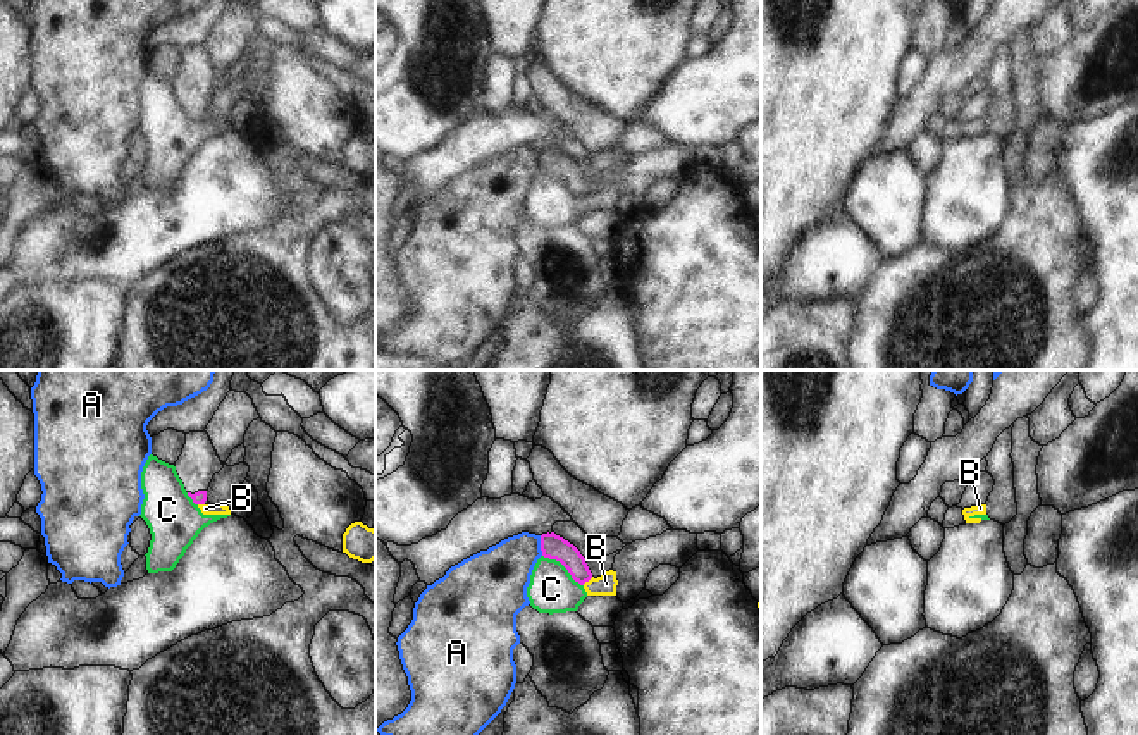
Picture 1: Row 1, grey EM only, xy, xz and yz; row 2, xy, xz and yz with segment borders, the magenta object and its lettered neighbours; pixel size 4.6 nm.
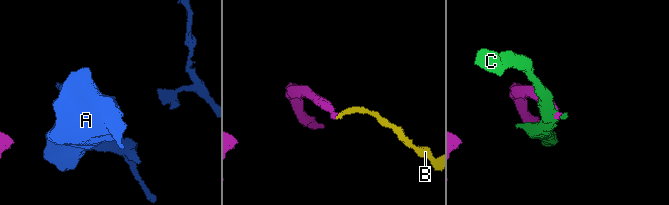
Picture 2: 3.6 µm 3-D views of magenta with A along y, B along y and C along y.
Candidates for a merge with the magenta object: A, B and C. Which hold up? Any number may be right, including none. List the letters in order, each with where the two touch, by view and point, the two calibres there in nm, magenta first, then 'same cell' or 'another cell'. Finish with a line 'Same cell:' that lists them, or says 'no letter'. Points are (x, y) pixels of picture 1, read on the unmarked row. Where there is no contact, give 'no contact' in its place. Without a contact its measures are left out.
A: contact xz (541, 160); calibres 120 and 280 nm; another cell
B: contact xz (587, 195); calibres 120 and 100 nm; another cell
C: contact xz (563, 179); calibres 120 and 220 nm; another cell
Same cell: no letter

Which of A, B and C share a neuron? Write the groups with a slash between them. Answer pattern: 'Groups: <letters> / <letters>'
Groups: A / B C

